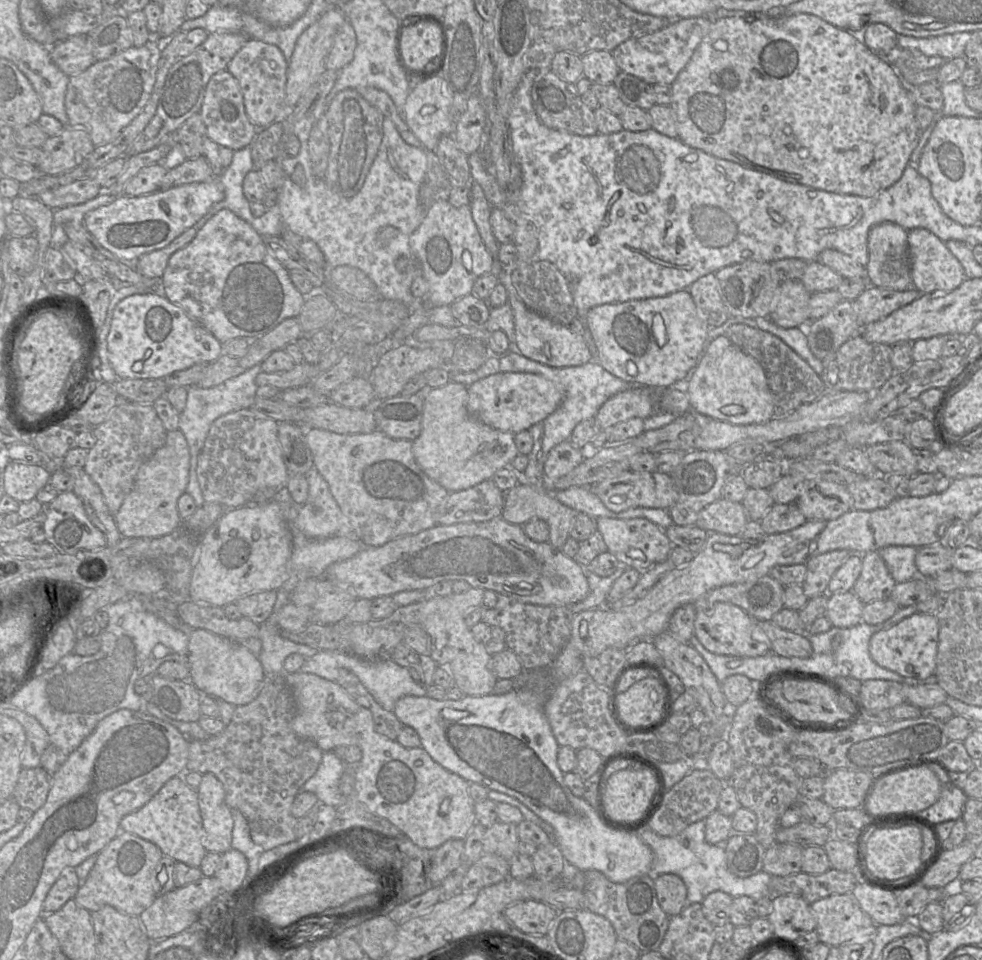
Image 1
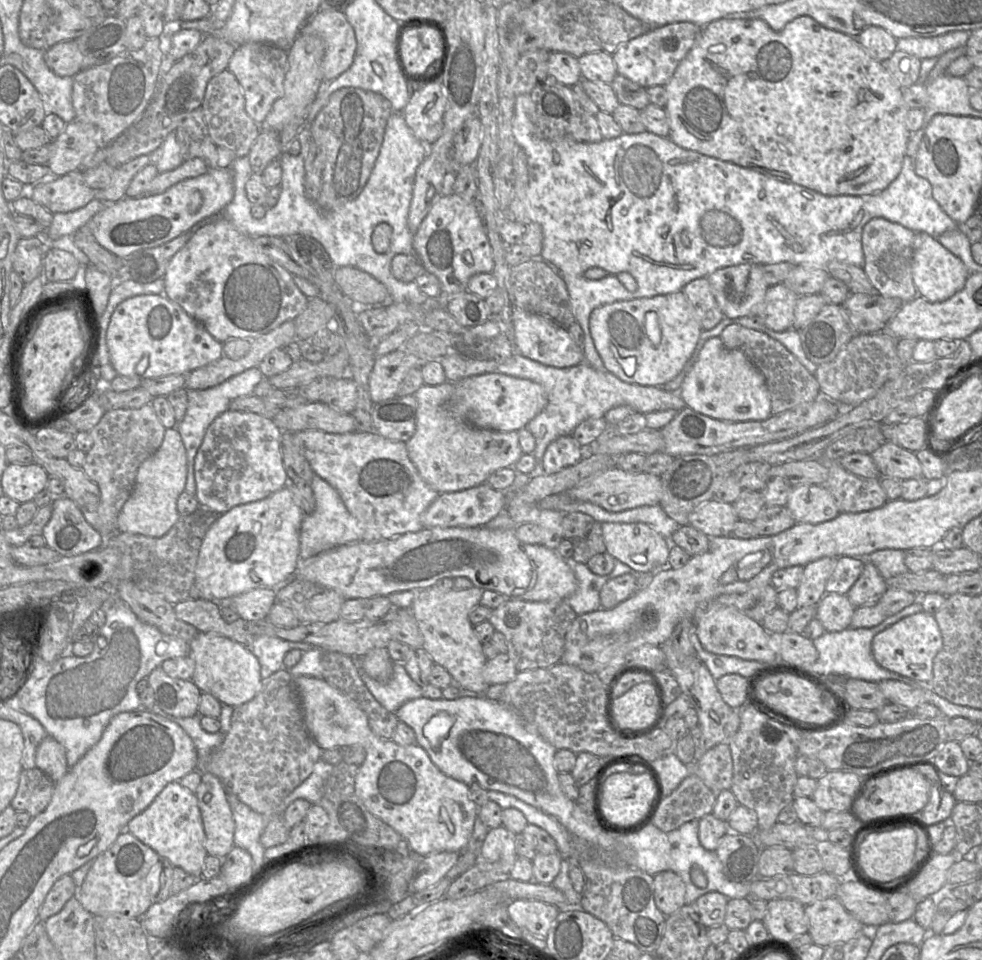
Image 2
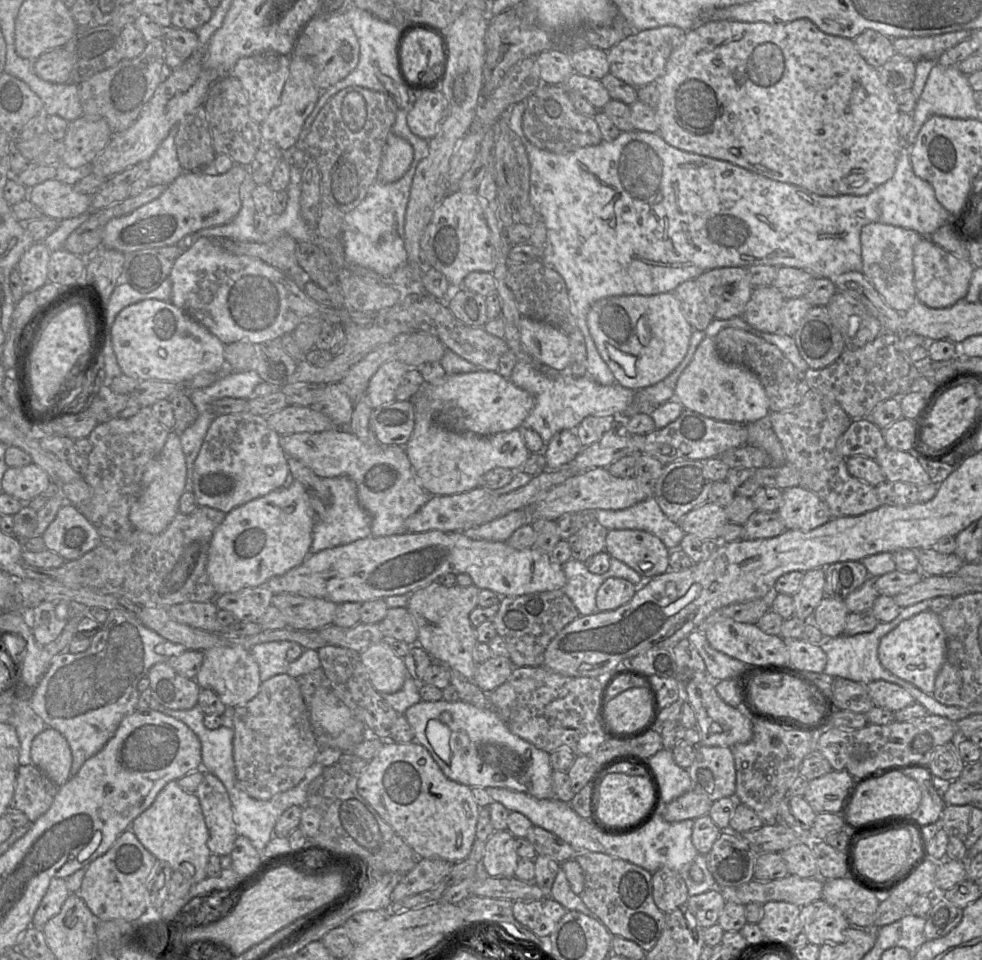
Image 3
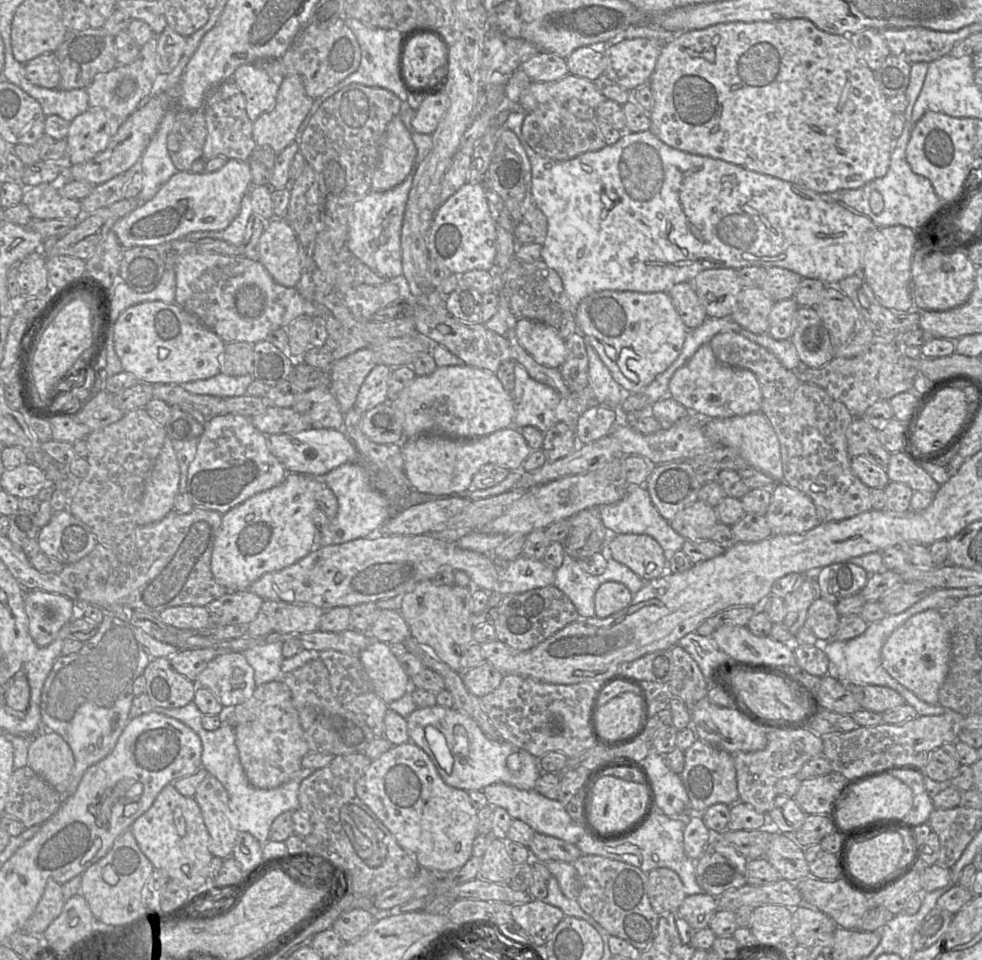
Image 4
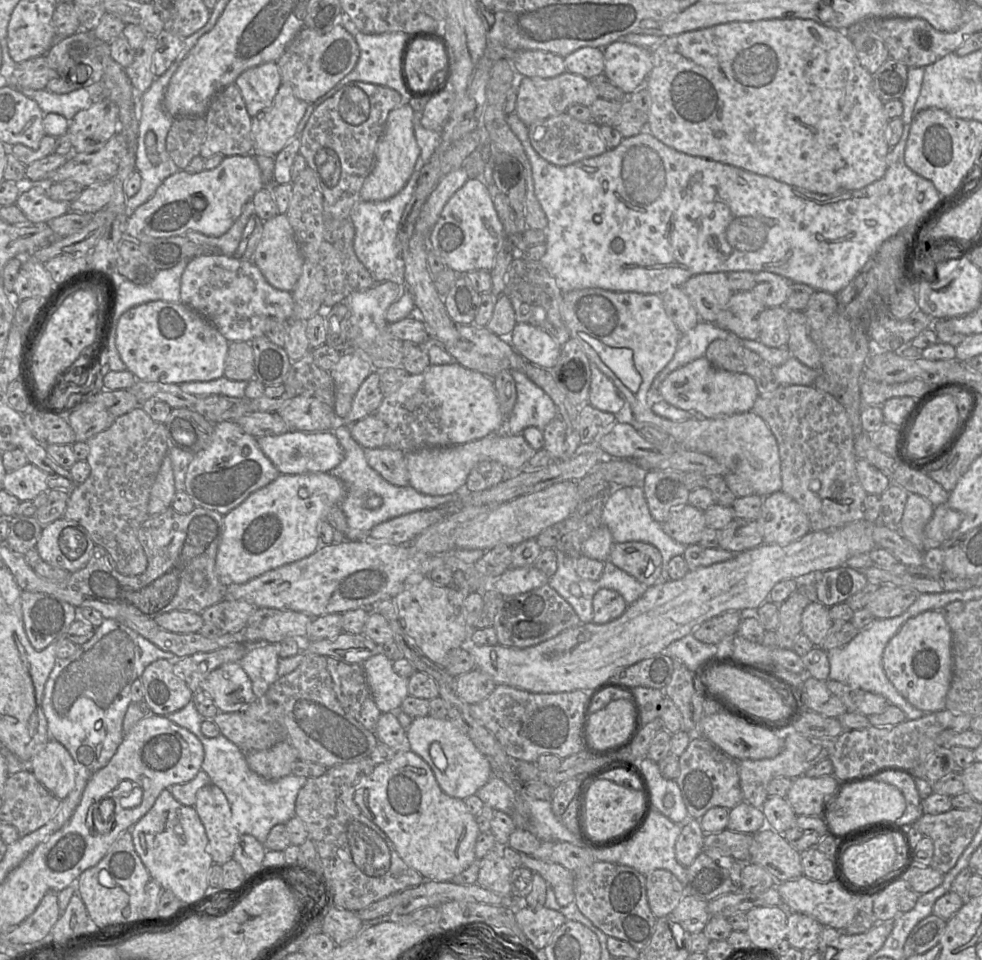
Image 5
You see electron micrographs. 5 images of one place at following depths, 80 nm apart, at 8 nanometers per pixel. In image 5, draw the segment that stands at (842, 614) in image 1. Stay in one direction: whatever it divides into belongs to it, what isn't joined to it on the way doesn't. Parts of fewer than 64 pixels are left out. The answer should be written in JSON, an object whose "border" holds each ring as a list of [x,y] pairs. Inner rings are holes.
{"border":[[[812,600],[803,610],[801,632],[814,646],[821,645],[833,624],[834,621],[829,616],[828,607],[817,600]]]}

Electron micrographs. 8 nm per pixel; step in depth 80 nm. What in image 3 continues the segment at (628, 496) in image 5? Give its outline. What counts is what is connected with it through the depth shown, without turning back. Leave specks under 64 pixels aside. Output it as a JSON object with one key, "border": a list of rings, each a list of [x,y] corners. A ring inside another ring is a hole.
{"border":[[[654,496],[621,510],[588,509],[583,512],[593,513],[599,523],[608,530],[637,529],[650,532],[658,537],[670,551],[679,548],[685,535],[678,523],[673,522],[663,513]]]}

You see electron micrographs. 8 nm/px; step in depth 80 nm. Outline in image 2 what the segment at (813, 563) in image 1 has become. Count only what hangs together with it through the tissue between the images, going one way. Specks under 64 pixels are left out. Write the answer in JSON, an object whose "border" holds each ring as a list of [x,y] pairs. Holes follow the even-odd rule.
{"border":[[[823,557],[804,566],[801,581],[796,588],[797,608],[818,604],[826,594],[826,583],[836,567],[837,559]]]}

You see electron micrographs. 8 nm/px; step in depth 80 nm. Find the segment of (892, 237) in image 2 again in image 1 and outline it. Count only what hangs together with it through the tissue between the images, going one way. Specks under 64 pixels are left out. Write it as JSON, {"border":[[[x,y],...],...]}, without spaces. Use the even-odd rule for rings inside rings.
{"border":[[[883,222],[873,226],[868,234],[869,262],[866,275],[869,285],[896,291],[914,288],[908,248],[908,231],[892,222]]]}

